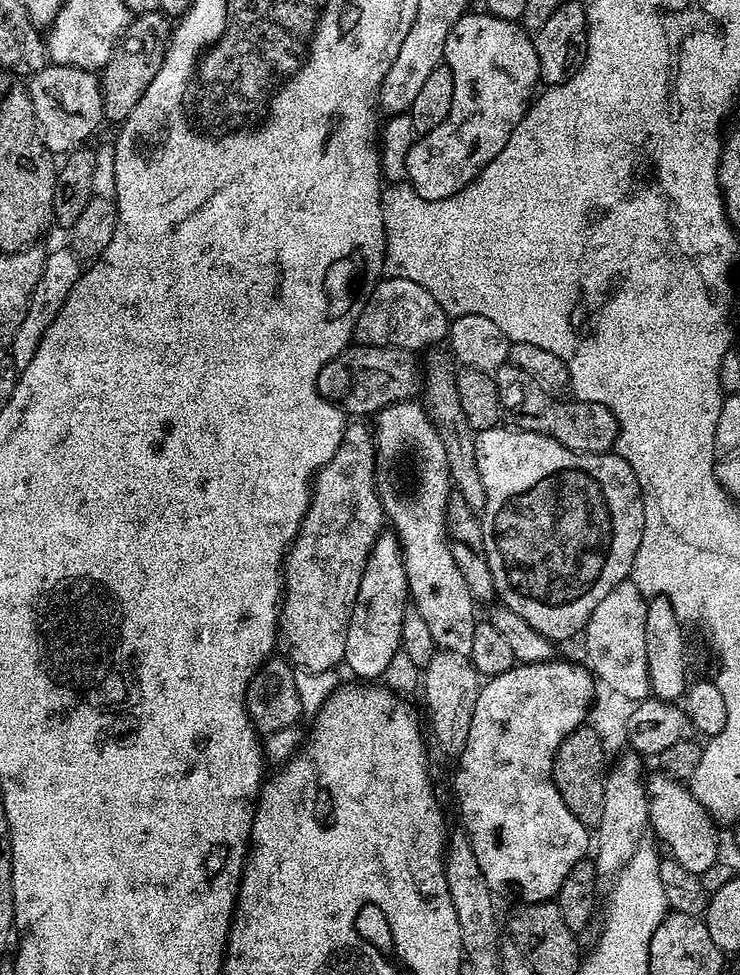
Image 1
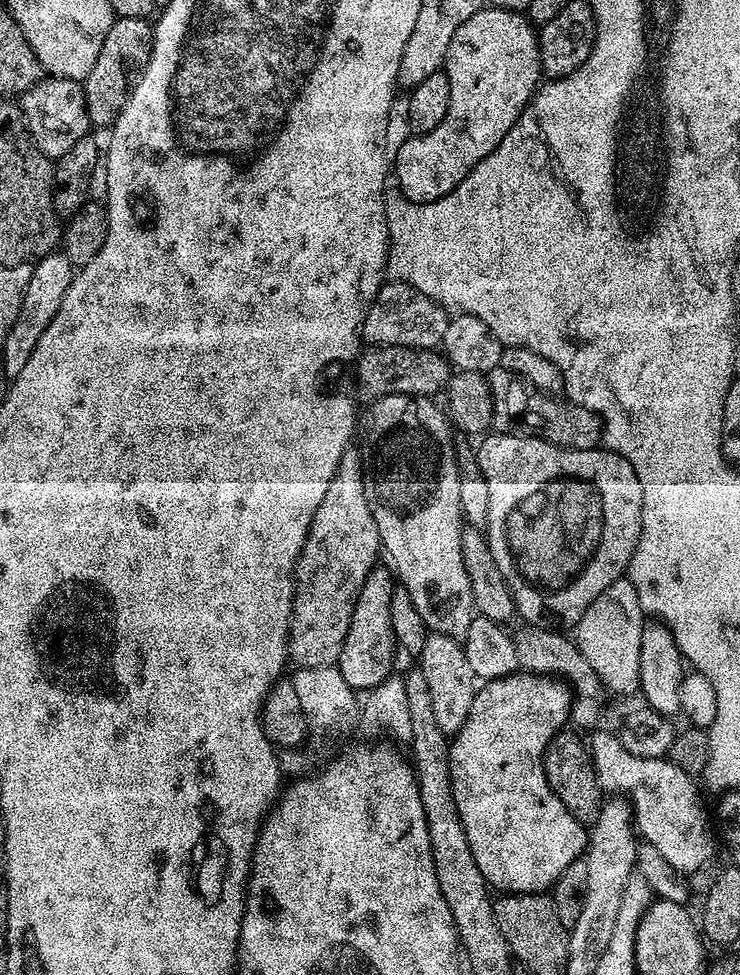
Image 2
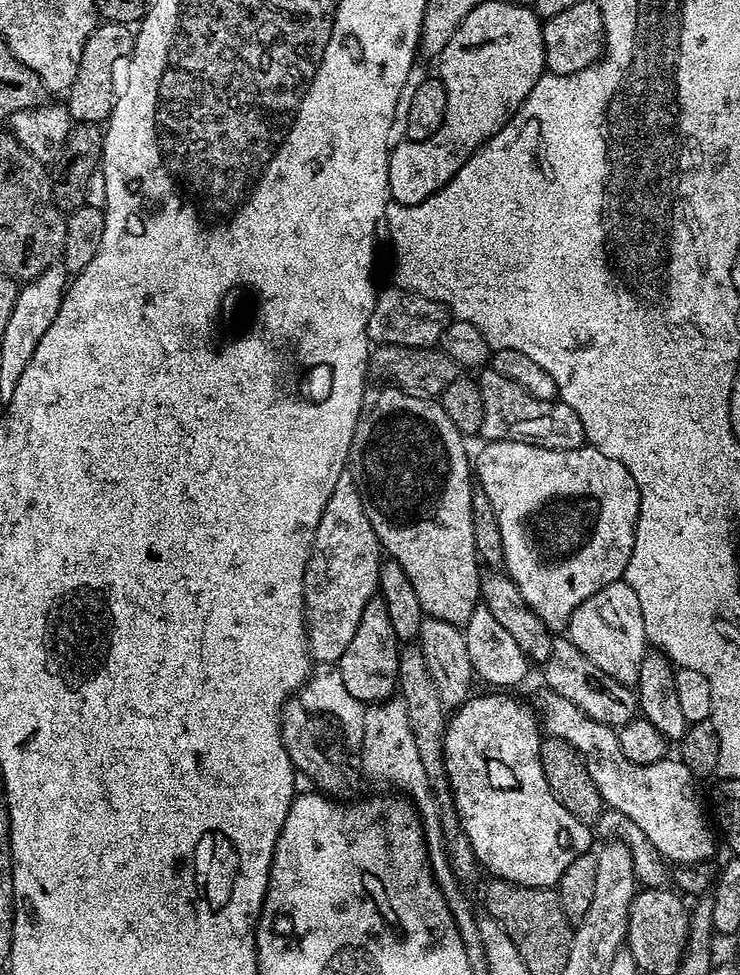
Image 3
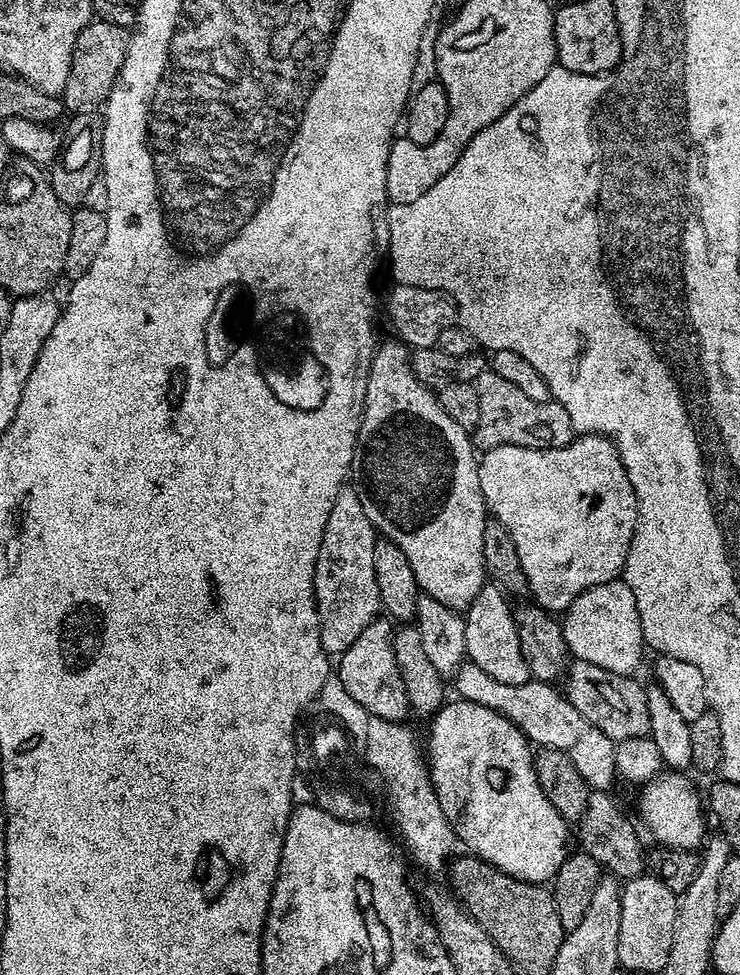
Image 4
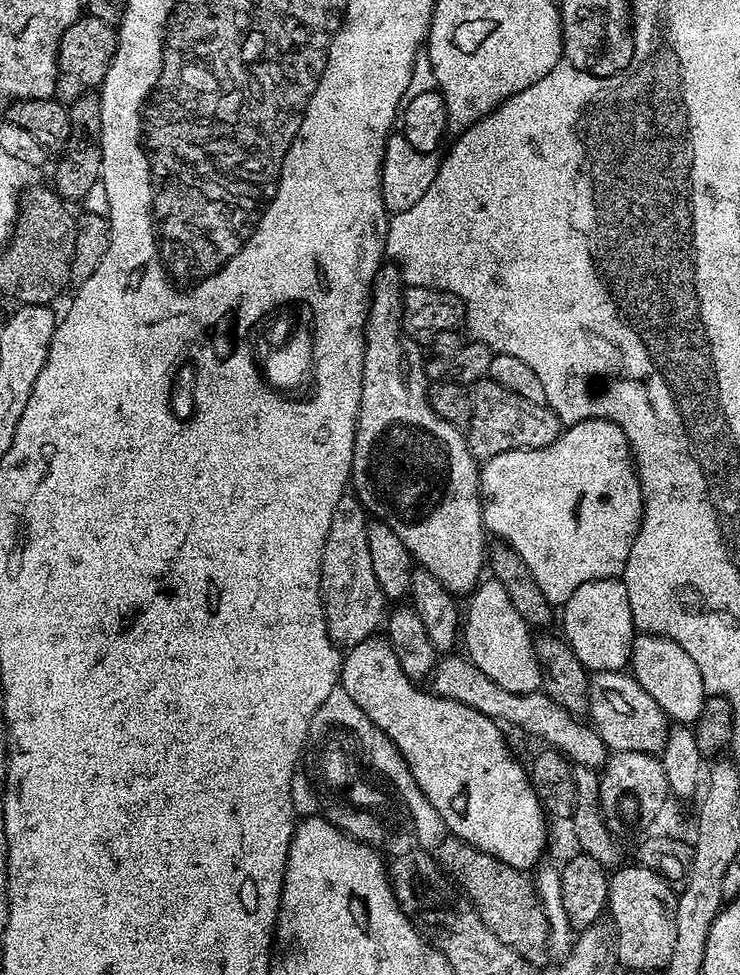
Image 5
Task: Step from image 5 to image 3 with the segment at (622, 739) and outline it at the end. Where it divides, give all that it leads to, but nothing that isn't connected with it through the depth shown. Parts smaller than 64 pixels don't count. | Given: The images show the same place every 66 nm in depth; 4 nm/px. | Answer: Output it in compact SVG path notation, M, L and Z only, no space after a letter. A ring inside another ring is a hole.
M566 636L553 639L550 658L542 666L545 687L558 693L567 701L573 702L588 717L615 728L621 728L635 719L638 712L638 698L629 686L615 682L608 674L603 673Z

